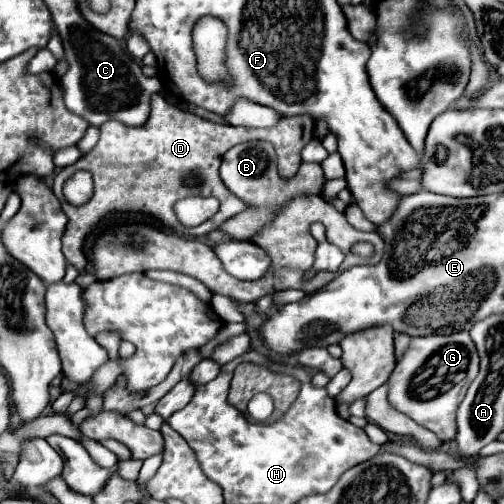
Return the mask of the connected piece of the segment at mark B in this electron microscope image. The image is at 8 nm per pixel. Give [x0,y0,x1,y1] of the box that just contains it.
[219,141,325,241]

